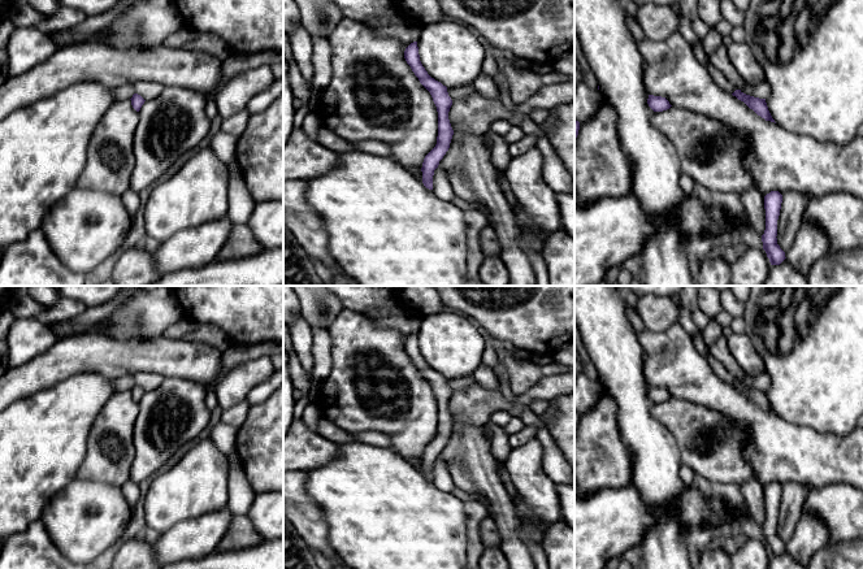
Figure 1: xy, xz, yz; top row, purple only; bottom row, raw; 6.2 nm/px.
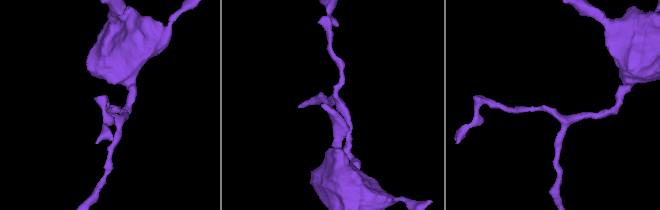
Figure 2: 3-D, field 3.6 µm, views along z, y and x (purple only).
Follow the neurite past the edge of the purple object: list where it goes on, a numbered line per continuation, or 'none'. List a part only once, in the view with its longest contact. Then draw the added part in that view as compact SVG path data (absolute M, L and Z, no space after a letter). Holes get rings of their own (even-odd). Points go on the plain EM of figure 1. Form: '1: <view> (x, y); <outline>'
none

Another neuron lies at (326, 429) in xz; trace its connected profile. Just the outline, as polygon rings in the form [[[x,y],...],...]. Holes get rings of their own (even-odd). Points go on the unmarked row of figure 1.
[[[320,414],[320,418],[318,418],[317,433],[325,439],[338,444],[356,442],[356,436],[352,433],[348,433],[338,427],[335,424],[329,421],[322,414]]]

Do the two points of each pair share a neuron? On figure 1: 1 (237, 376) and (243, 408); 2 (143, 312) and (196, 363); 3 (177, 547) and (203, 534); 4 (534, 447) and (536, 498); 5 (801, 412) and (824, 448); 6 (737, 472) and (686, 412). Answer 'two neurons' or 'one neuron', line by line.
1: two neurons
2: two neurons
3: one neuron
4: one neuron
5: two neurons
6: one neuron

